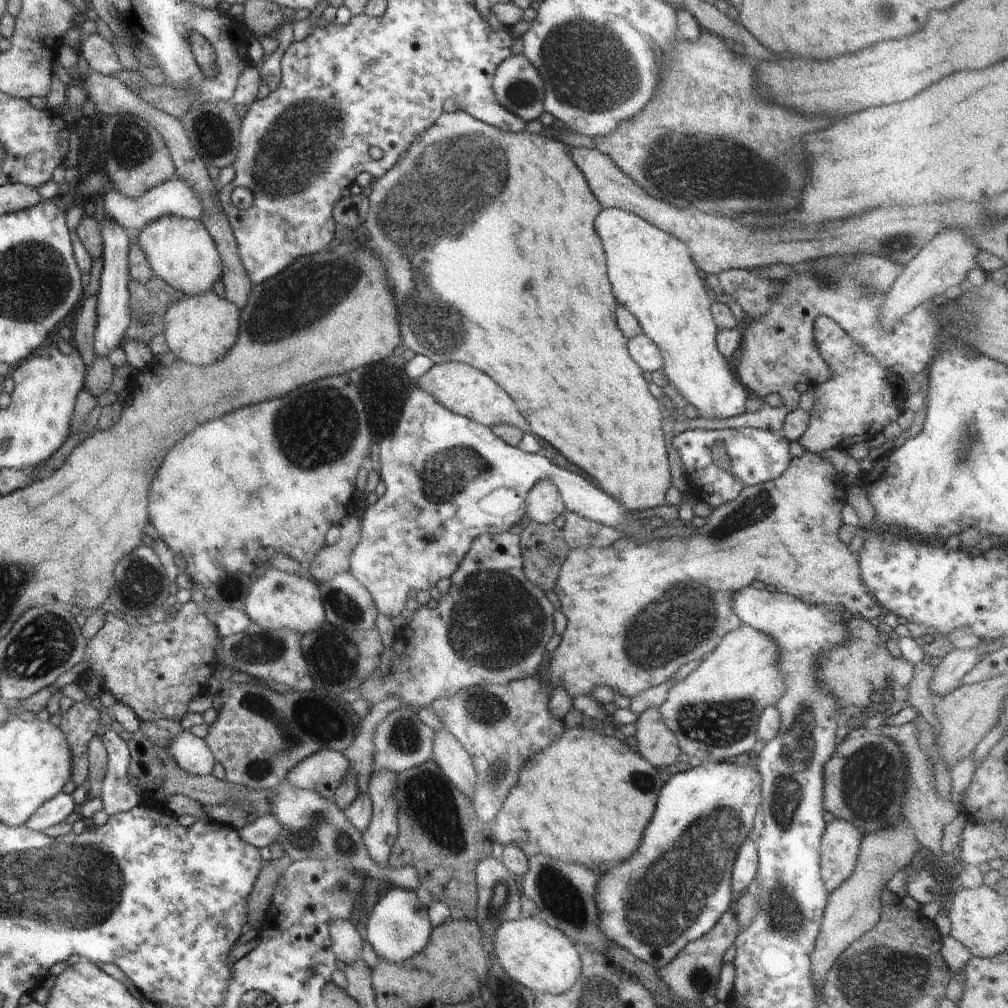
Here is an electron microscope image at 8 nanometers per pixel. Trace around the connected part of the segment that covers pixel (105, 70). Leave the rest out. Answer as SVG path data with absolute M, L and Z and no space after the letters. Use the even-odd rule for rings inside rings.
M85 32L80 53L94 72L108 76L121 76L123 66L120 64L113 43L98 33Z

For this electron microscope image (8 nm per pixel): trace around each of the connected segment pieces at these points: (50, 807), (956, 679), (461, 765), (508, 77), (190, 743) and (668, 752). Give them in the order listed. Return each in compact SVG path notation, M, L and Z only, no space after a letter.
M57 794L38 810L25 822L26 828L33 831L44 832L46 828L50 828L53 824L60 824L66 816L73 812L75 803L70 795Z
M984 642L979 651L954 649L947 654L940 664L935 666L934 674L931 678L931 694L945 695L959 687L964 676L976 666L981 659L981 654L989 650L989 643Z
M435 730L431 756L455 787L472 801L478 789L476 769L468 752L450 731Z
M522 53L510 55L498 65L493 76L493 89L501 106L526 122L538 119L544 112L545 92L541 76Z
M188 729L180 731L171 740L167 751L175 764L191 775L210 775L216 763L206 741L192 735Z
M656 707L645 708L637 718L638 733L634 737L635 748L655 767L668 766L678 761L681 750L678 735L663 722Z

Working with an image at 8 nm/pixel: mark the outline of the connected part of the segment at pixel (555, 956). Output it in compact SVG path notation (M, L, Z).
M530 914L503 920L493 934L493 953L497 963L508 976L534 994L559 995L566 992L577 979L581 969L580 954L575 944L557 928Z

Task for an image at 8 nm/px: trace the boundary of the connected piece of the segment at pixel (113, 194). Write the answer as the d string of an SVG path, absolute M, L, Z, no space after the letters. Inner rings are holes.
M174 176L165 180L162 184L146 190L137 200L127 197L120 191L110 191L104 195L105 216L119 224L133 243L137 240L138 231L148 226L154 219L164 215L176 215L187 219L201 220L202 207L197 195L182 179Z

